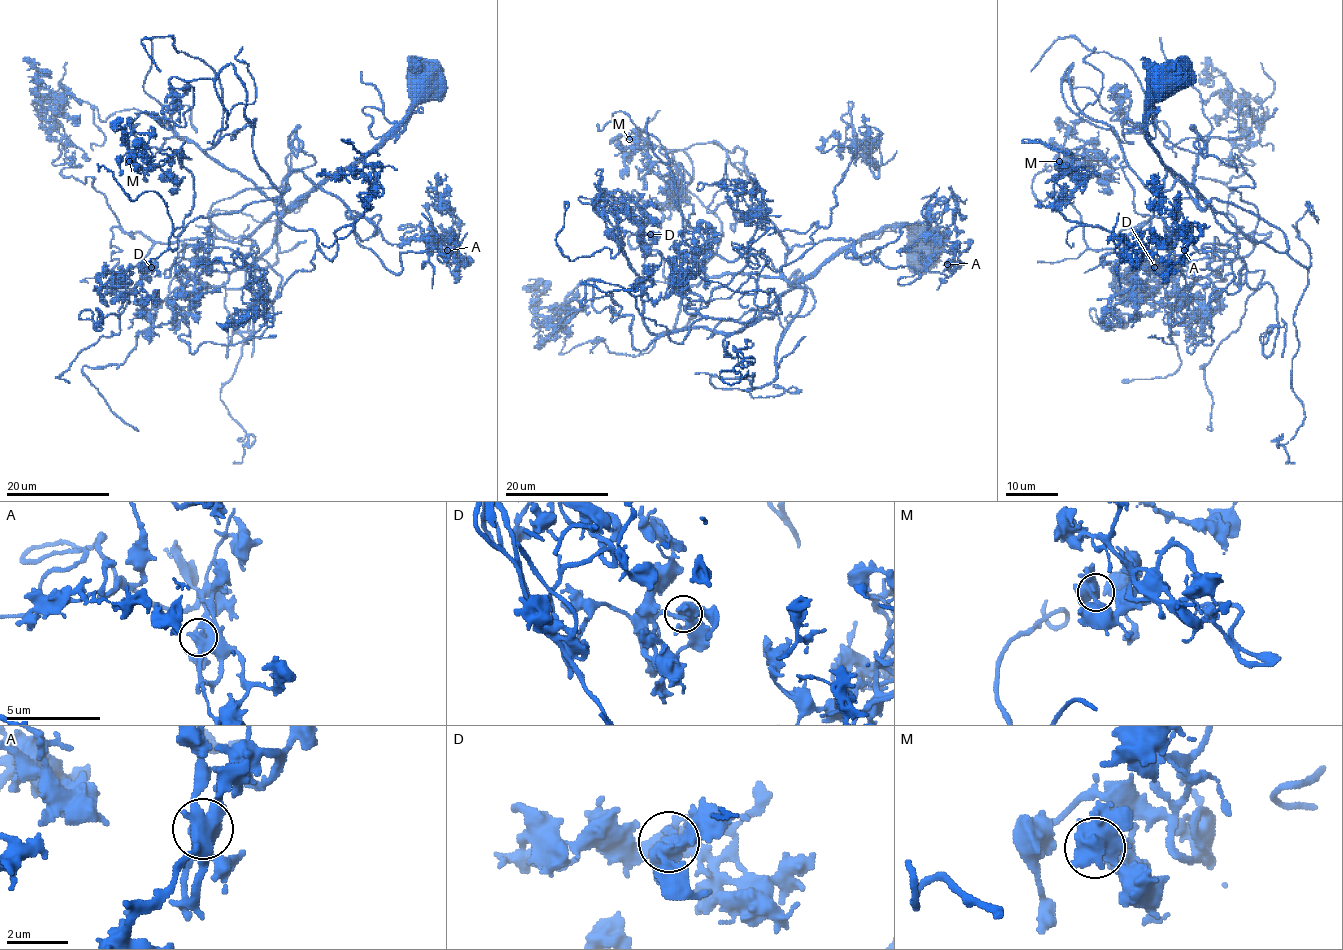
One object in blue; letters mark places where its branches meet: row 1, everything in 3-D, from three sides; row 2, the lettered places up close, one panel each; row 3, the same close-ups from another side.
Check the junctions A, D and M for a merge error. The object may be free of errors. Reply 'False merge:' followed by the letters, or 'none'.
False merge: none

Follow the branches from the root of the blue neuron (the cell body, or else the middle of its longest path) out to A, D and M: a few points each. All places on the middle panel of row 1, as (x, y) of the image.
A: (926, 248), (882, 226), (795, 286), (782, 274), (827, 239), (910, 266), (900, 284), (947, 263)
D: (926, 248), (935, 252), (914, 231), (882, 226), (734, 332), (656, 335), (618, 243), (651, 234)
M: (926, 248), (882, 226), (795, 286), (762, 254), (726, 261), (683, 228), (694, 210), (670, 167), (629, 139)

